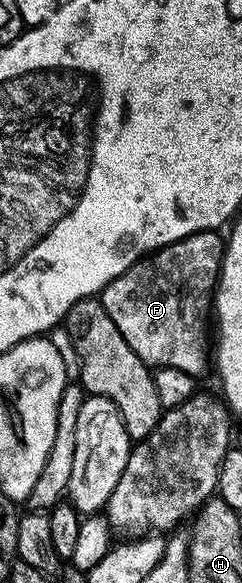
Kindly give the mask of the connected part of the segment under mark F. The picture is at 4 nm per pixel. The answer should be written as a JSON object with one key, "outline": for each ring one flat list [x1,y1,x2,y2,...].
{"outline":[[219,233,211,234,195,234,186,240,182,240,173,246,167,246,164,250,158,250,155,254,144,259,134,268,130,268,122,276,118,276,118,280,114,280,104,289,102,301,106,312,110,316,110,320,114,320,114,324,118,324,118,332,122,332,122,336,126,339,126,344,130,344,130,348,134,348,134,352,140,357,149,368,156,370,177,370,178,372,186,372,193,376,200,376,204,369,209,369,210,354,204,351,204,321,209,321,210,311,214,306,214,295,216,292,216,284,220,281,220,269,224,263,224,251,226,249,225,239]]}

